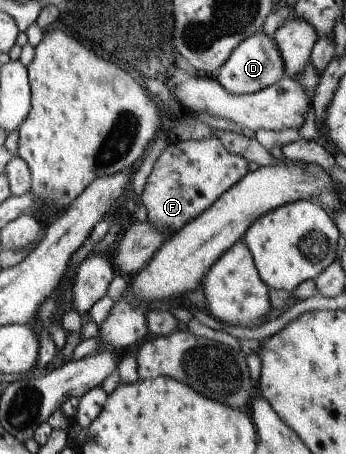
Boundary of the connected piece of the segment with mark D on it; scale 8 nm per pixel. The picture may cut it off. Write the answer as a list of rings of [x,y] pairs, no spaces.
[[[261,30],[251,37],[243,39],[231,51],[225,63],[219,67],[215,81],[219,83],[219,87],[223,87],[223,91],[227,91],[231,95],[247,95],[277,83],[282,76],[283,61],[281,61],[281,55],[279,55],[273,41]]]

